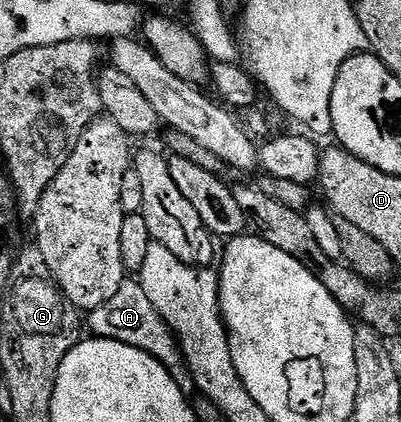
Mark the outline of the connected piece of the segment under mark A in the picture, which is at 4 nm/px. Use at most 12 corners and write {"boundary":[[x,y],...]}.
{"boundary":[[137,281],[90,312],[92,336],[149,353],[185,393],[178,339]]}

